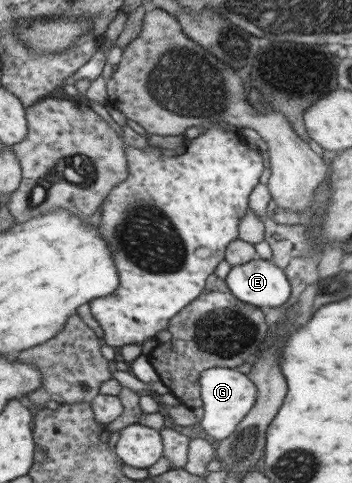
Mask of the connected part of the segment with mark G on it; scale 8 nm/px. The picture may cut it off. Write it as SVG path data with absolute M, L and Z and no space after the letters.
M221 366L202 371L197 383L200 386L200 399L202 400L199 411L199 426L213 440L223 440L230 436L237 423L243 420L243 417L253 406L256 397L255 385L249 382L247 375L238 372L234 368Z

